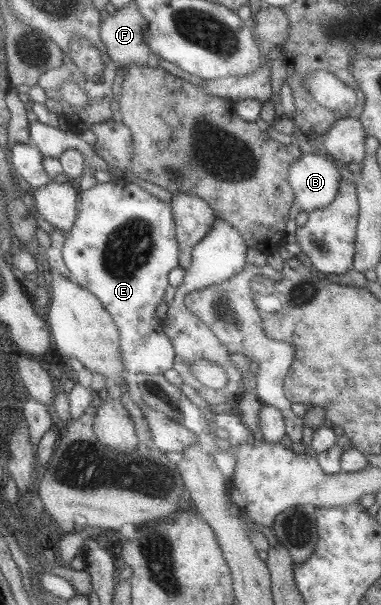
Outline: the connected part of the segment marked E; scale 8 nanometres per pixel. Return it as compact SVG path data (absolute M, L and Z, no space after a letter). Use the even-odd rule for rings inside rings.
M118 177L106 183L95 183L79 193L77 216L64 237L62 259L69 279L93 293L112 318L119 332L119 358L123 360L124 372L163 374L172 368L175 360L173 345L162 330L162 320L155 318L155 311L167 288L167 274L177 267L177 258L179 247L169 203L141 189L131 179Z

